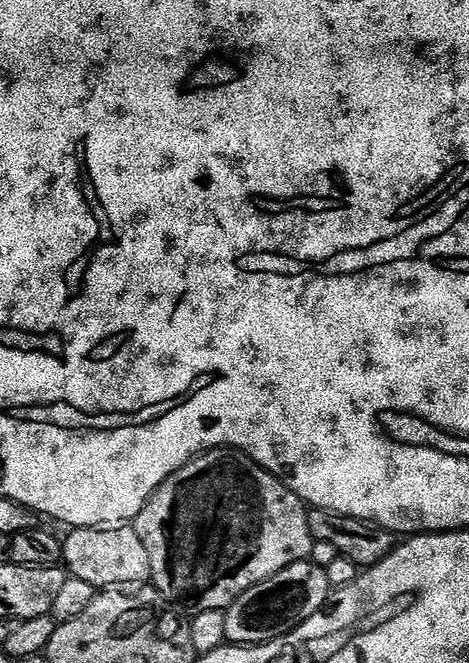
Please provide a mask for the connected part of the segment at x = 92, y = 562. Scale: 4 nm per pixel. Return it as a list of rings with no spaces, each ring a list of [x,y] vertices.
[[[135,527],[72,528],[69,533],[62,540],[62,564],[69,576],[82,578],[98,590],[120,590],[132,586],[128,584],[151,581],[150,554],[146,554]]]

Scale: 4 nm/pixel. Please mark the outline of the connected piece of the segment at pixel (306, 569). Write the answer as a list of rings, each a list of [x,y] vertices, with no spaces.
[[[311,559],[299,560],[286,570],[278,570],[266,582],[250,586],[246,594],[238,597],[224,612],[226,618],[226,641],[232,646],[269,644],[290,634],[302,622],[318,614],[330,599],[333,591],[326,578],[326,568],[313,564]]]

